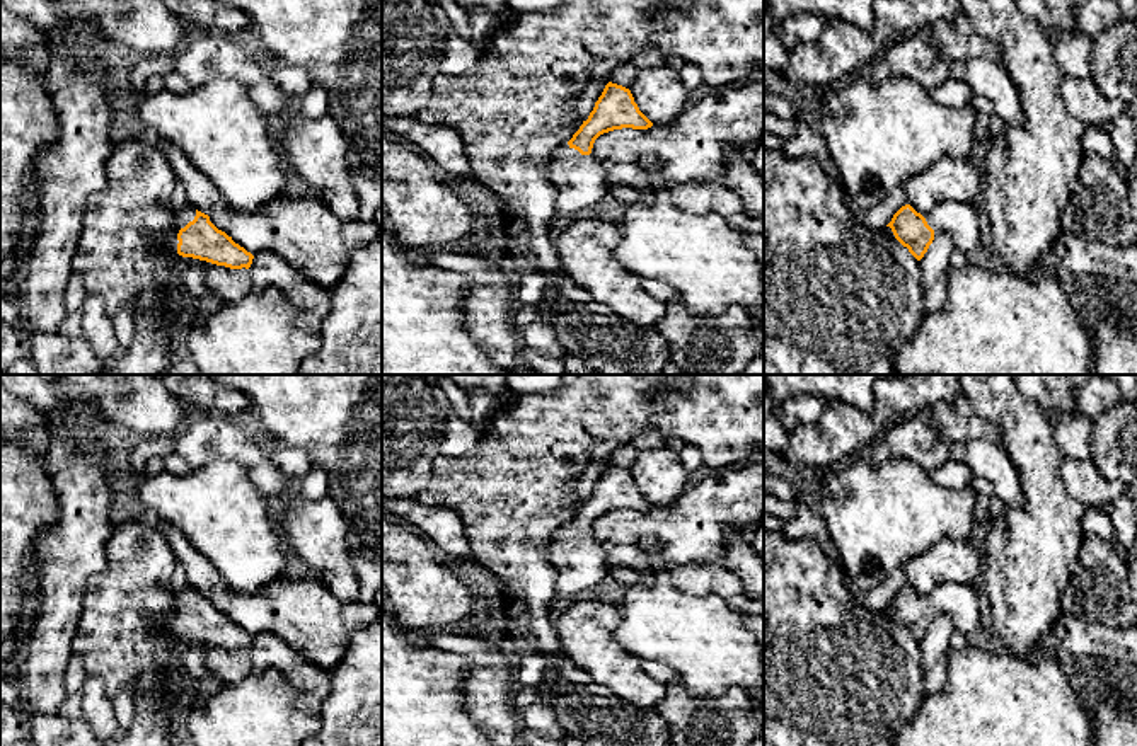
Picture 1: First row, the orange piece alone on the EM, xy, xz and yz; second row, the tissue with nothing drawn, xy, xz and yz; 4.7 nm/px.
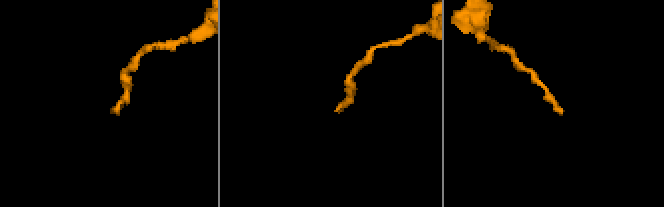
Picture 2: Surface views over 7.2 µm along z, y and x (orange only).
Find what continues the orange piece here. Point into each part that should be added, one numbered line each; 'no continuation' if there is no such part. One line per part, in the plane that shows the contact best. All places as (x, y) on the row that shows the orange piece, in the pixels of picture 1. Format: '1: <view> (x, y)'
1: xy (169, 242)

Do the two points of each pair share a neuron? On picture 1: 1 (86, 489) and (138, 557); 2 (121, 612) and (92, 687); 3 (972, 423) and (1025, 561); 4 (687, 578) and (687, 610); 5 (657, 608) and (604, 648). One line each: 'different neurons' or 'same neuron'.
1: different neurons
2: different neurons
3: different neurons
4: different neurons
5: different neurons

